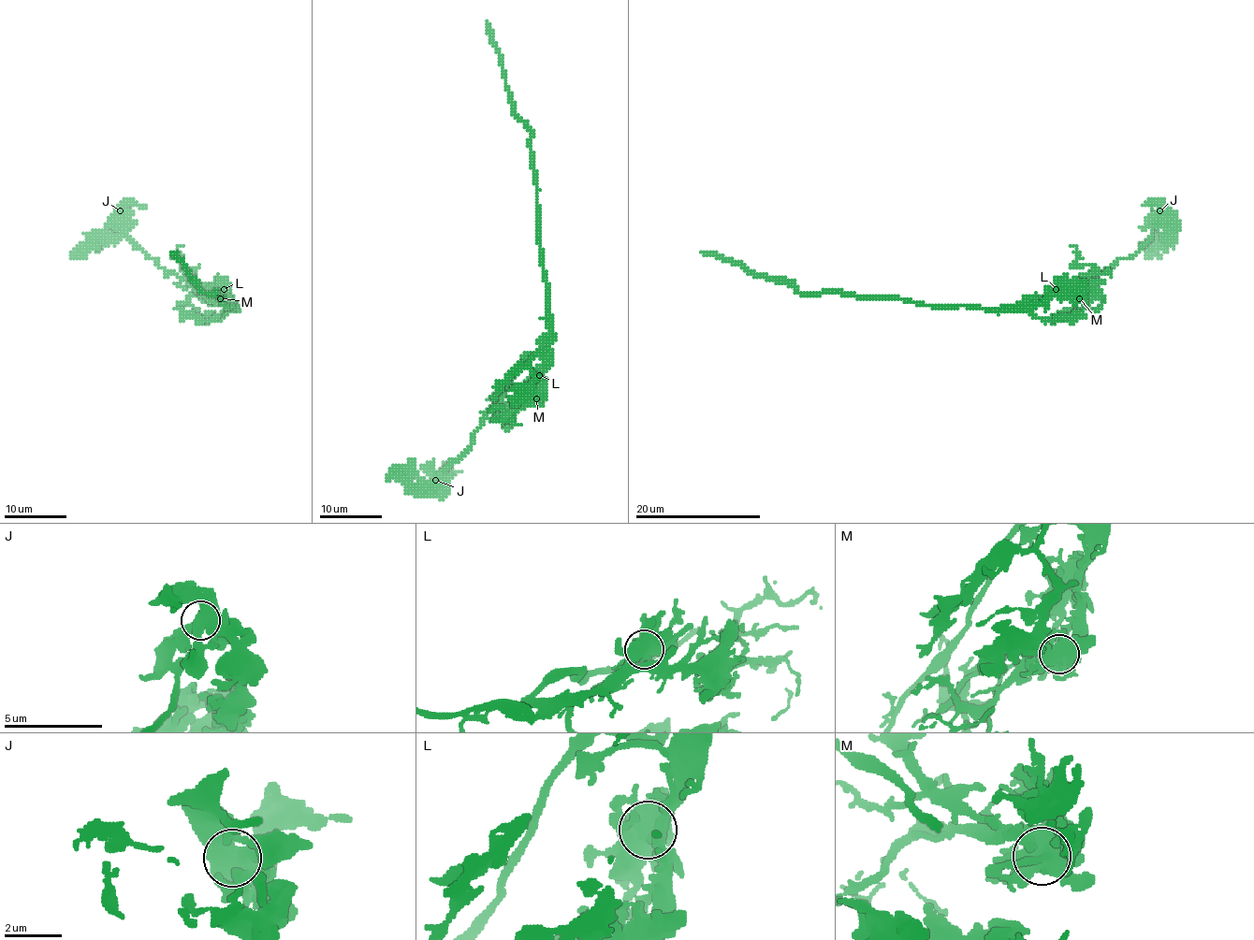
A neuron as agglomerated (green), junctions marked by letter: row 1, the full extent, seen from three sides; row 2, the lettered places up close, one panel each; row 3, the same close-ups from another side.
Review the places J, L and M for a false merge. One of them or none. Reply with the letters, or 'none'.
none

